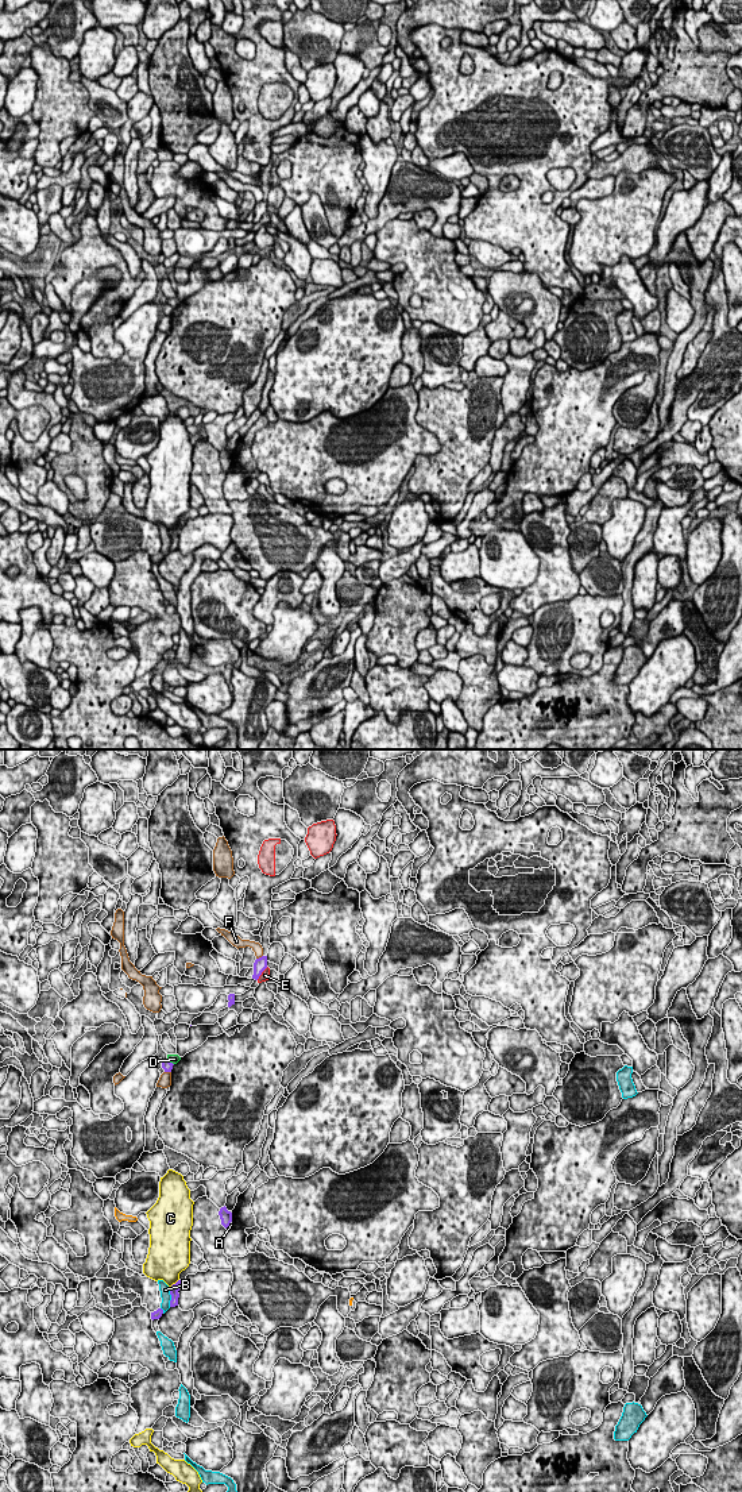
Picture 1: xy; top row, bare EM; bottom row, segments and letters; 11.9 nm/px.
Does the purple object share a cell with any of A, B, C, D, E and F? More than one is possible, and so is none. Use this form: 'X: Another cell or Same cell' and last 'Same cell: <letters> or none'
A: Another cell
B: Another cell
C: Another cell
D: Another cell
E: Another cell
F: Another cell
Same cell: none

